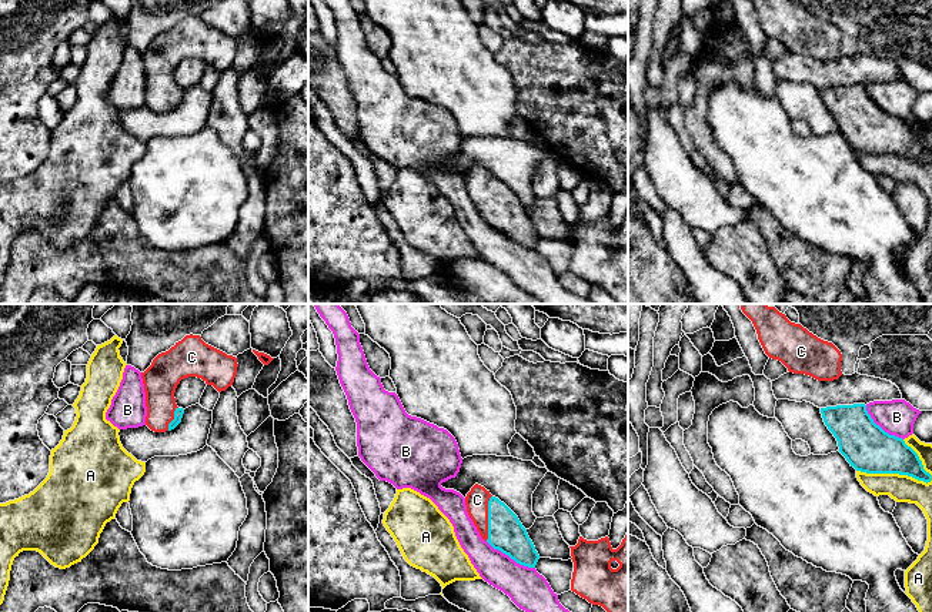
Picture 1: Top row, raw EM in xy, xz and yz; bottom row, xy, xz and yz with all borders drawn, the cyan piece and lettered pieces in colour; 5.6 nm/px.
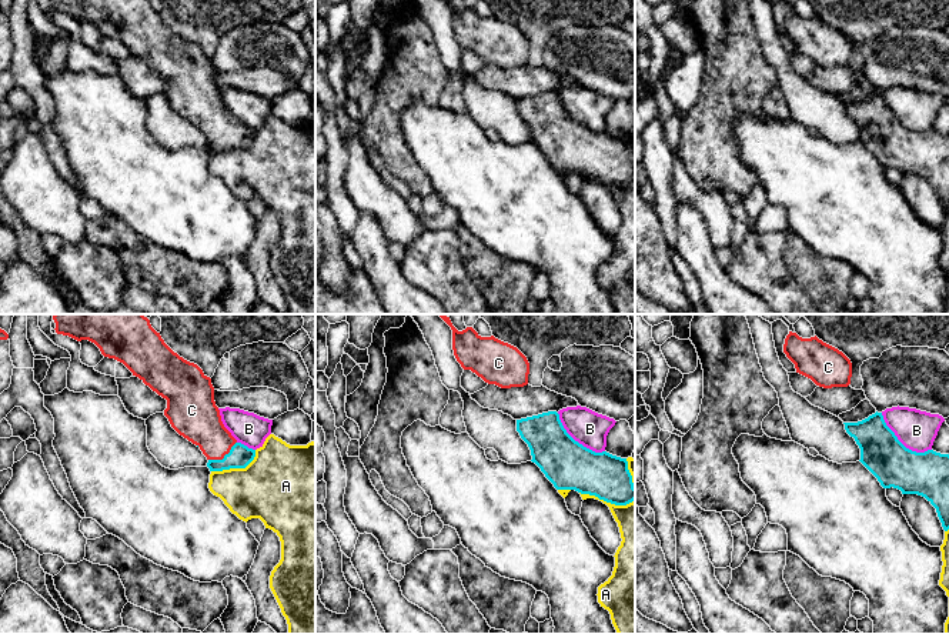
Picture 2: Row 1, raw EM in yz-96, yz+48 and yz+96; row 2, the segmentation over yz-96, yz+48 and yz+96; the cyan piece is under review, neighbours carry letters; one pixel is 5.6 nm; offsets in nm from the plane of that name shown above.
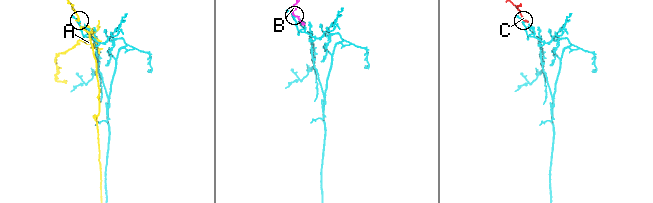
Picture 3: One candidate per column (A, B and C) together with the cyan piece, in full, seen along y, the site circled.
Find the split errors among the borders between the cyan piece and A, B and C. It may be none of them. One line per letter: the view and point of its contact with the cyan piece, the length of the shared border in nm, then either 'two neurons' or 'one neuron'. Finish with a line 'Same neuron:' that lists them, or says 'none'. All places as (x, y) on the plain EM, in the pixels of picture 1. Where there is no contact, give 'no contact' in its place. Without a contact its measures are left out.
A: contact yz (894, 153); length 420 nm; two neurons
B: contact xz (510, 237); length 320 nm; two neurons
C: contact xz (488, 199); length 260 nm; one neuron
Same neuron: C

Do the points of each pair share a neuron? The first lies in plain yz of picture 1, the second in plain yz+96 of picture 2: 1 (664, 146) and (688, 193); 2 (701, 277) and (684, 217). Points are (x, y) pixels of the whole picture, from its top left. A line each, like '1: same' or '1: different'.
1: same
2: same

